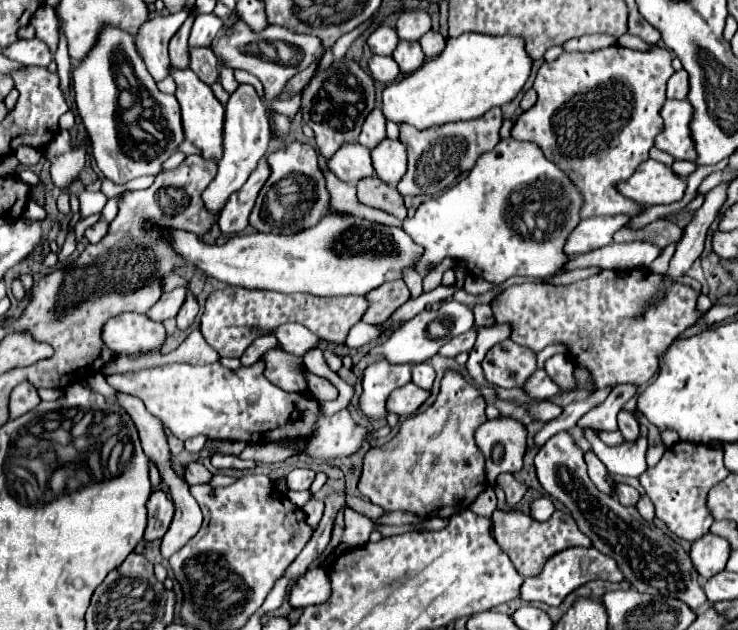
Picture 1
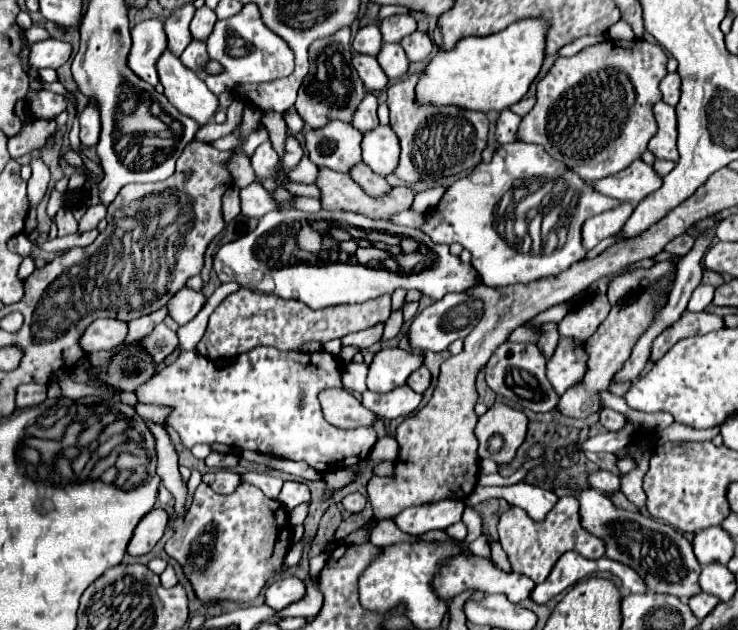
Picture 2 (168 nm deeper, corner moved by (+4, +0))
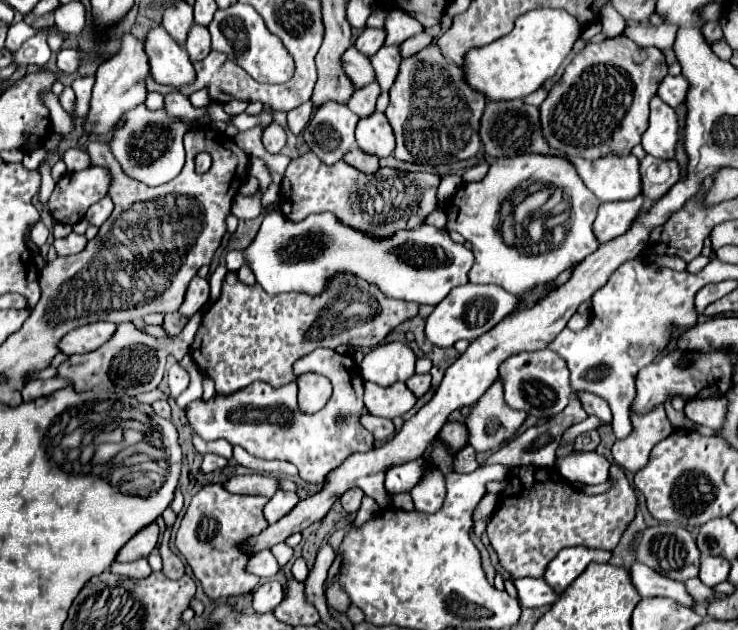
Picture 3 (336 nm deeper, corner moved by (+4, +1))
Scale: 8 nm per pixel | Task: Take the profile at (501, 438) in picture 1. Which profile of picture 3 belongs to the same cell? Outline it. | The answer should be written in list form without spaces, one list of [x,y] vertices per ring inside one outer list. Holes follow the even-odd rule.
[[[498,379],[472,407],[464,419],[468,445],[476,451],[492,451],[508,441],[524,423],[526,413],[510,409],[504,401],[504,383]]]

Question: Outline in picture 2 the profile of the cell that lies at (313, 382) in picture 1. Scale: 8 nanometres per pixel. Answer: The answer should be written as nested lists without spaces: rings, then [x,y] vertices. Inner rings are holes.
[[[328,388],[320,392],[320,404],[324,416],[340,426],[340,428],[356,428],[356,426],[372,426],[376,416],[362,406],[350,392],[344,388]]]

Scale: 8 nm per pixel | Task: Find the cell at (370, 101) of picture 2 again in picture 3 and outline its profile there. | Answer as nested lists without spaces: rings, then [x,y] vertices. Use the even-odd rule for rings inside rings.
[[[368,83],[366,87],[360,87],[352,93],[350,101],[348,101],[348,107],[358,115],[358,117],[366,117],[374,111],[374,105],[376,105],[376,97],[380,95],[380,87],[378,83]]]

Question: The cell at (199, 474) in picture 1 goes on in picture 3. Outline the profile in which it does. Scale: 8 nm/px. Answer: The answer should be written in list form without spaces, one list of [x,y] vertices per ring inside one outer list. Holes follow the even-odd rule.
[[[252,473],[252,475],[236,475],[230,481],[226,481],[224,487],[232,493],[272,497],[276,491],[280,491],[280,481],[278,477],[272,477],[272,475]]]

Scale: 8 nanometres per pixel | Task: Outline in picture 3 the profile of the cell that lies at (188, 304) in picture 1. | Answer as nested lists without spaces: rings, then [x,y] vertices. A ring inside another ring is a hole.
[[[194,277],[192,283],[188,285],[188,291],[186,291],[186,299],[180,307],[180,313],[184,317],[192,317],[206,301],[208,301],[208,295],[210,295],[210,289],[208,289],[208,279],[202,279],[202,277]]]

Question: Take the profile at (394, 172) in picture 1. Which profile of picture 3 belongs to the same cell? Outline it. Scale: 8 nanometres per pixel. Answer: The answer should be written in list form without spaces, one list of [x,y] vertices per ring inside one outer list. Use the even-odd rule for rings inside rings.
[[[374,111],[372,115],[360,119],[356,125],[356,143],[370,155],[388,157],[394,151],[394,135],[386,115]]]

